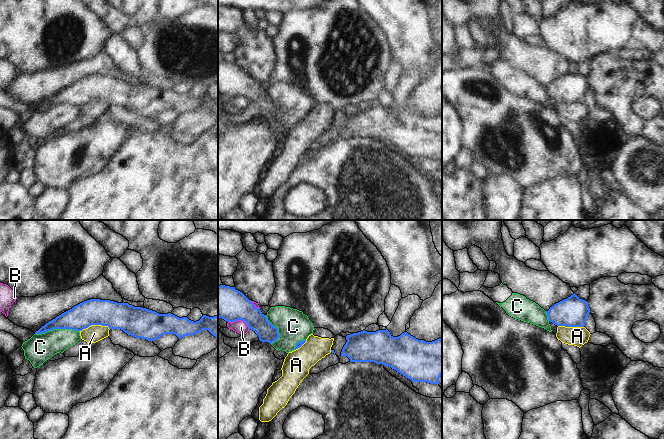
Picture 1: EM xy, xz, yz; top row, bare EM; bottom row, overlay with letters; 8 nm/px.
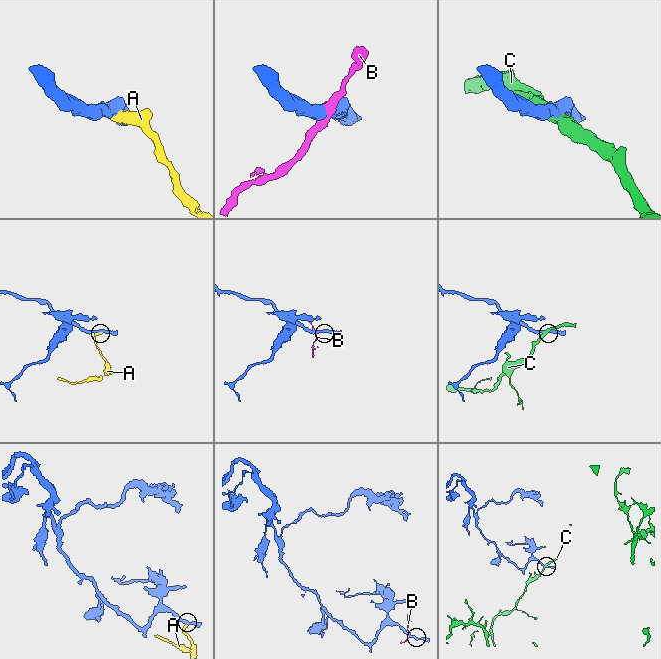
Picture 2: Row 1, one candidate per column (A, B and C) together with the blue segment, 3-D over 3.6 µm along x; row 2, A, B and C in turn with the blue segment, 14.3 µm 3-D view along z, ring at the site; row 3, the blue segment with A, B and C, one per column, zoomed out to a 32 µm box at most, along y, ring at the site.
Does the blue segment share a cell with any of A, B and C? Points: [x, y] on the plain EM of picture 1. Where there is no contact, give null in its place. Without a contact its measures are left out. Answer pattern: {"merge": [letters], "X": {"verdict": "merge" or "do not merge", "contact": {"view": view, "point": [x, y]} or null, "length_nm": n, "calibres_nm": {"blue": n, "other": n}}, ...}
{"merge": [], "A": {"verdict": "do not merge", "contact": {"view": "xy", "point": [94, 100]}, "length_nm": 240, "calibres_nm": {"blue": 220, "other": 140}}, "B": {"verdict": "do not merge", "contact": {"view": "xz", "point": [240, 95]}, "length_nm": 190, "calibres_nm": {"blue": 260, "other": 110}}, "C": {"verdict": "do not merge", "contact": {"view": "xy", "point": [57, 104]}, "length_nm": 360, "calibres_nm": {"blue": 200, "other": 220}}}

